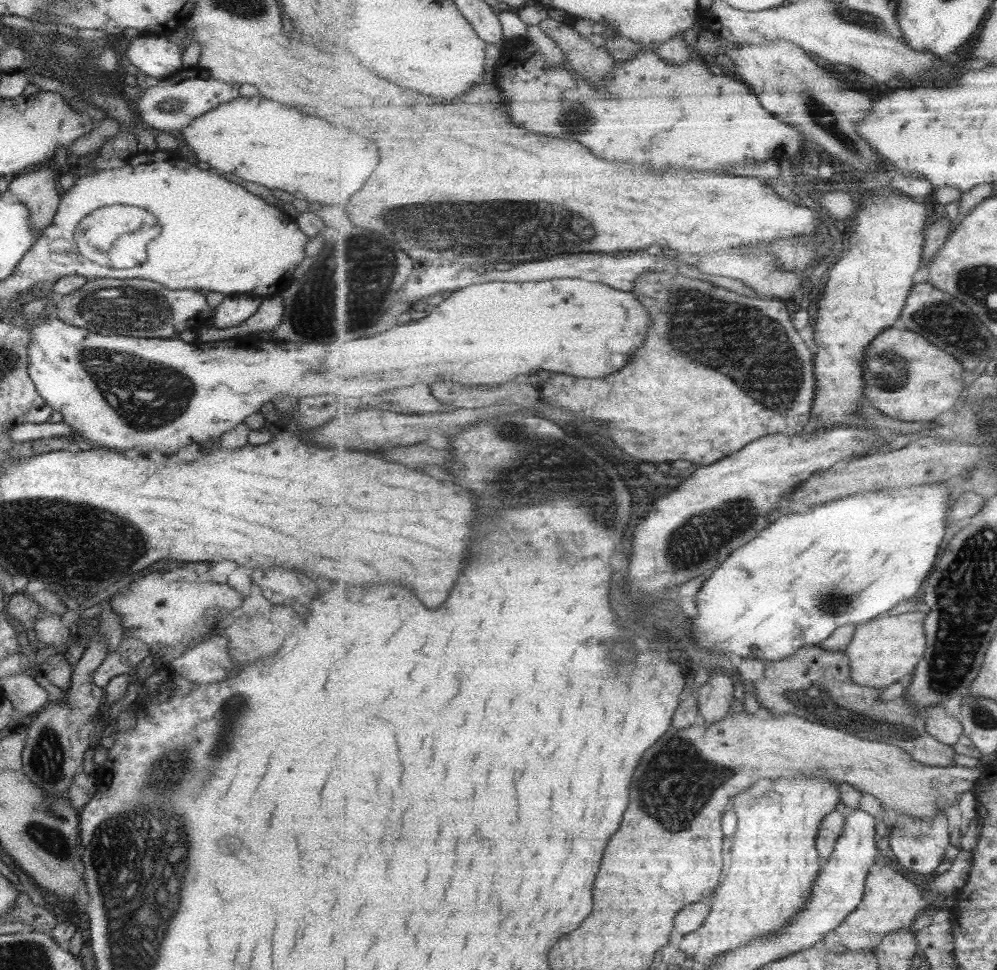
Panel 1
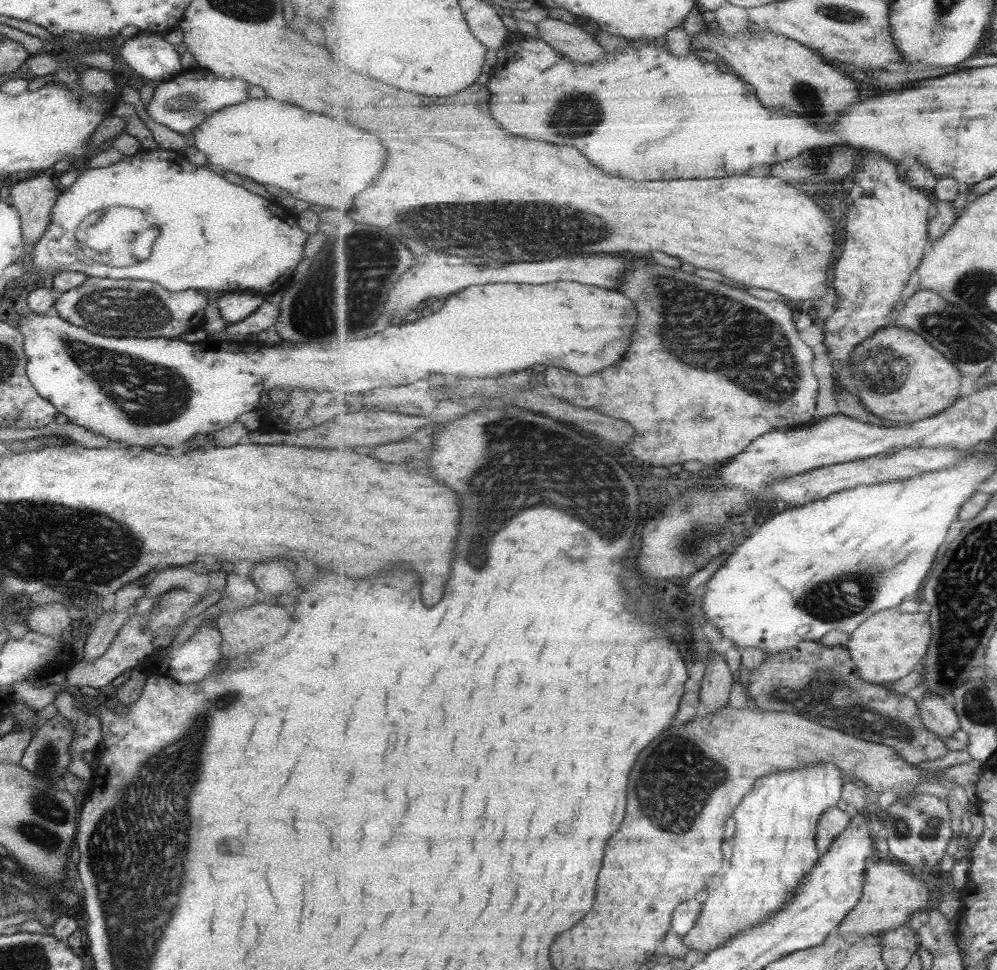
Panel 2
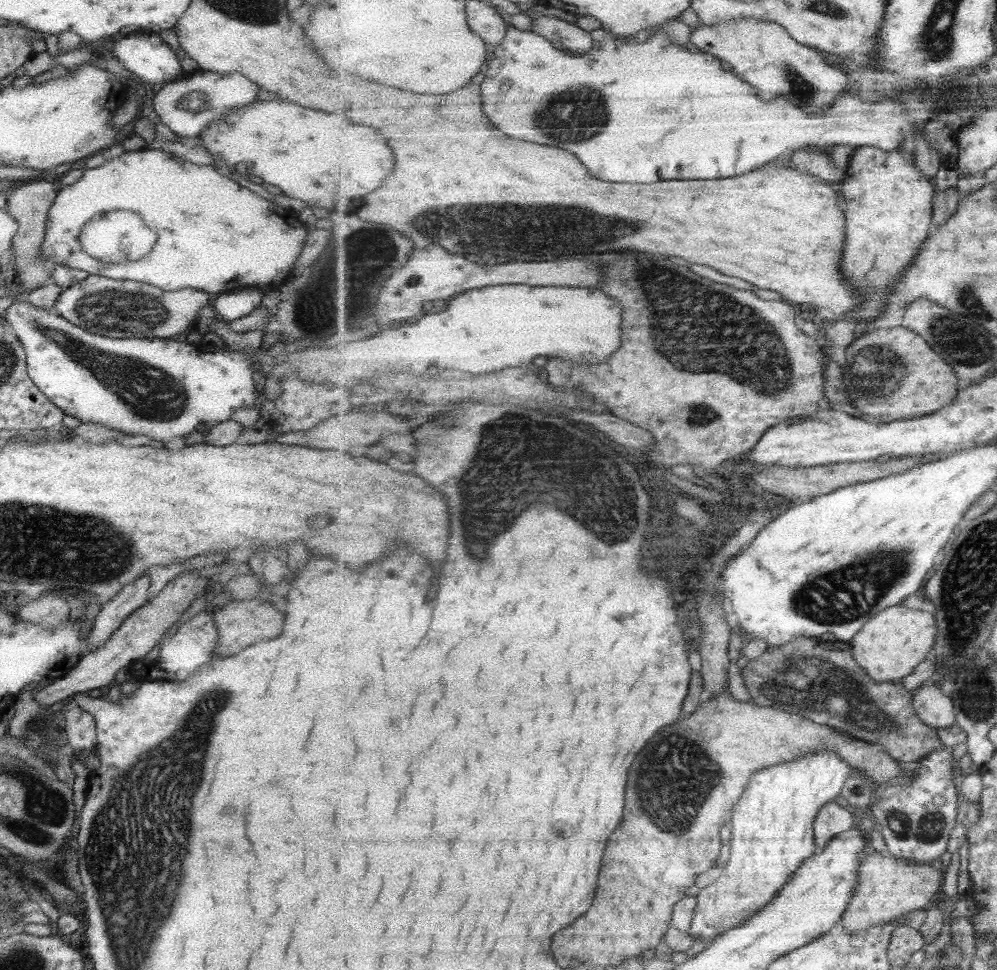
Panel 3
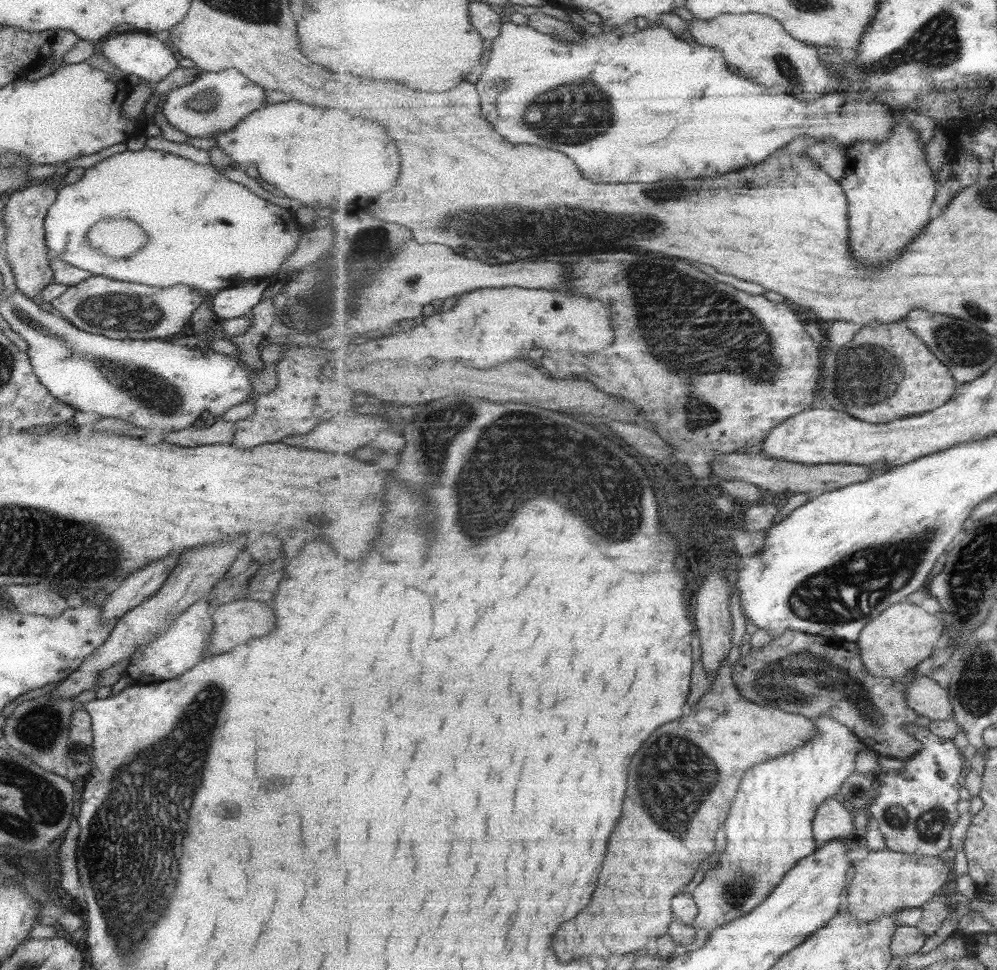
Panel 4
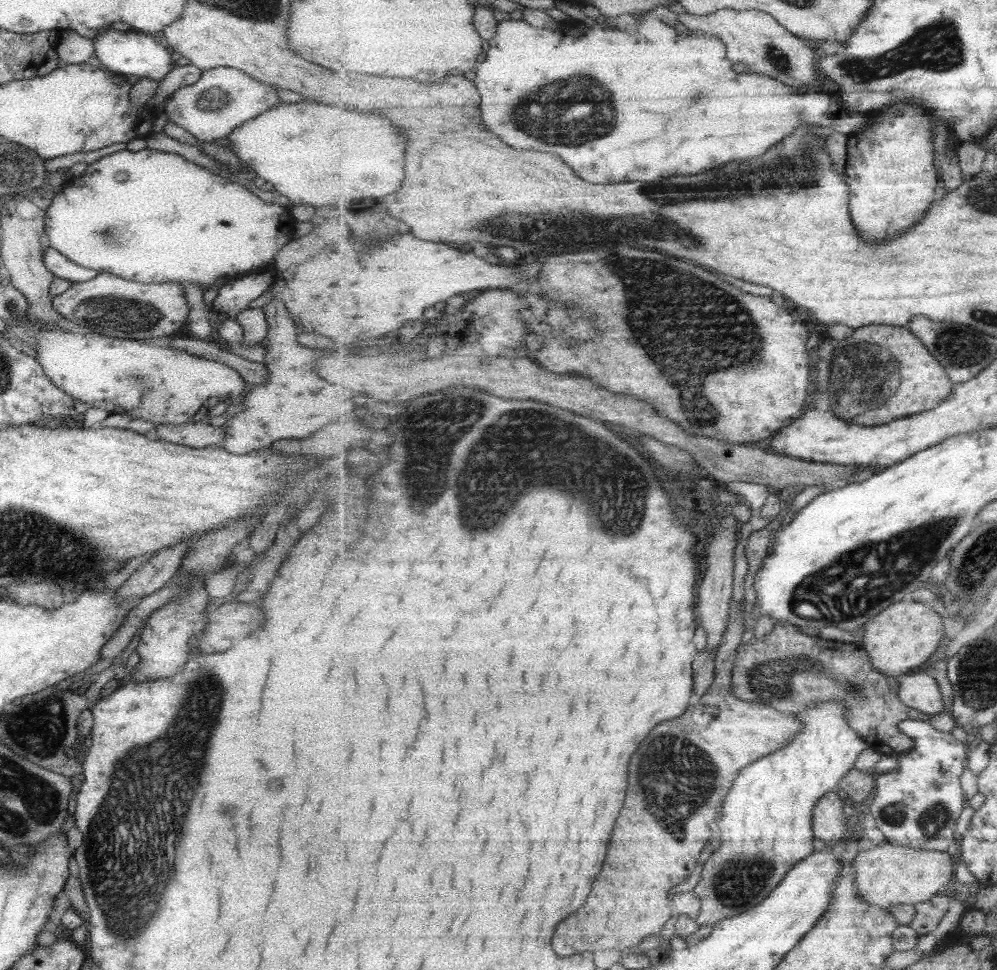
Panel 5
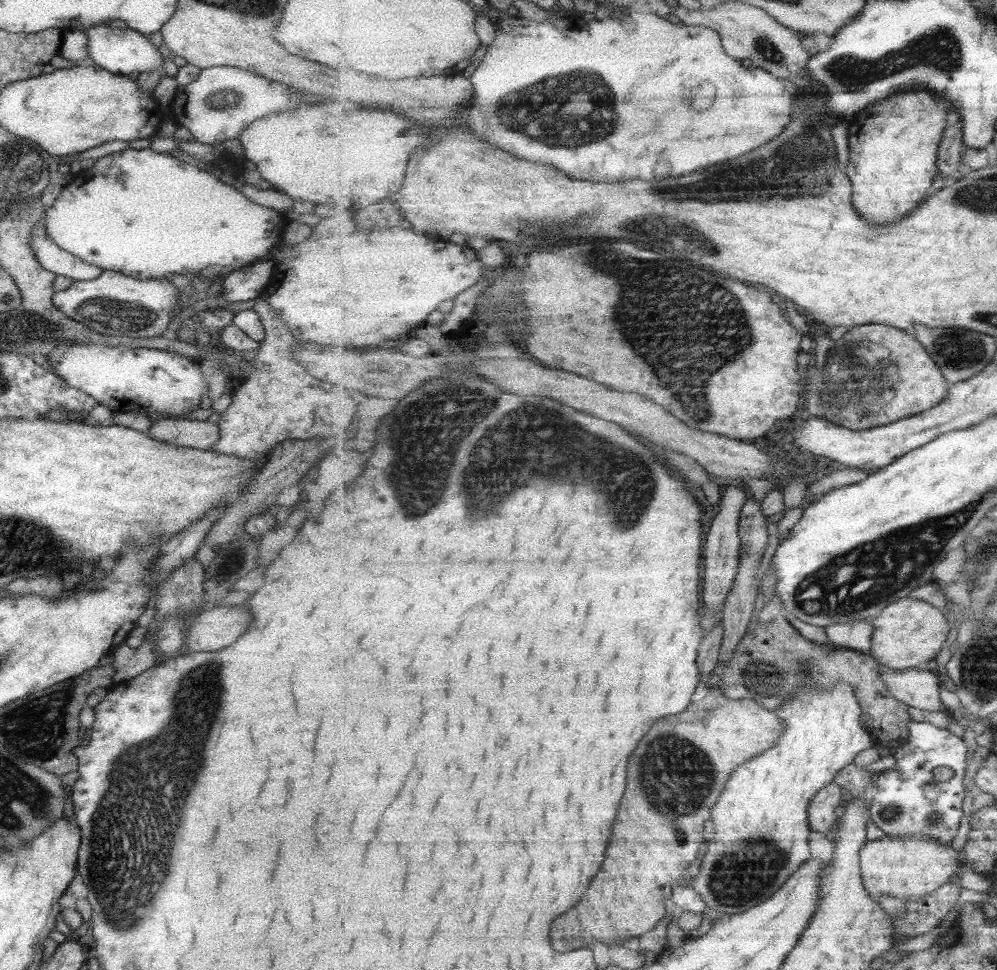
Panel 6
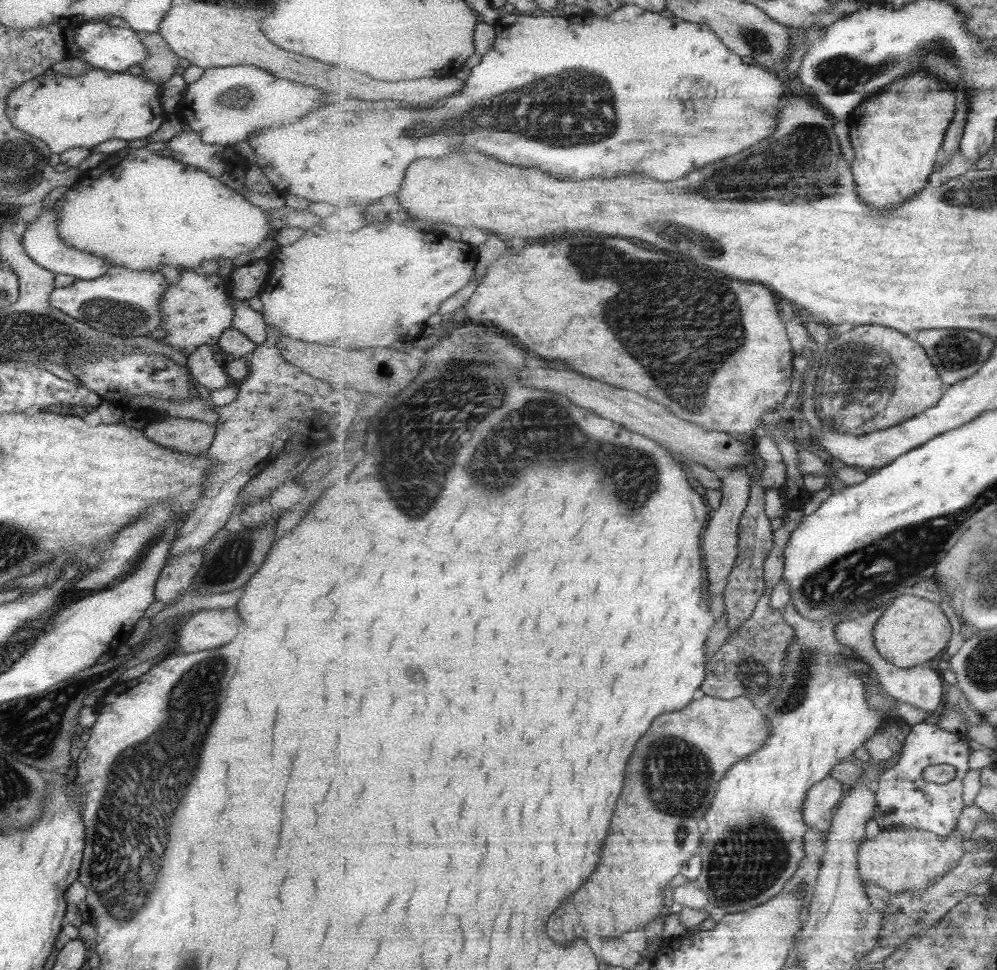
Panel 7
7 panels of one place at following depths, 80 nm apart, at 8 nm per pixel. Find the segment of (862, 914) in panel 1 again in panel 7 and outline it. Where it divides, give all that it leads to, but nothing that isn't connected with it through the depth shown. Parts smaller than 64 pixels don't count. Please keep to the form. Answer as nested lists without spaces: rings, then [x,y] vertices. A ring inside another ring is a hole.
[[[915,826],[881,828],[875,837],[864,838],[858,854],[859,872],[861,878],[886,888],[891,894],[920,890],[935,884],[953,870],[968,848],[968,836],[963,835],[959,828],[955,828],[949,836],[939,836]]]

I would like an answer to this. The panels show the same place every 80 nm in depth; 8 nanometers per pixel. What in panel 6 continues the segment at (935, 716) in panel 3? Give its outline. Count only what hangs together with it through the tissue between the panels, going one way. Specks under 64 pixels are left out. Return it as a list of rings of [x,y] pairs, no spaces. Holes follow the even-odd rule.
[[[883,664],[881,668],[884,681],[901,702],[919,710],[945,710],[939,696],[940,674],[930,672],[925,667],[895,670]]]

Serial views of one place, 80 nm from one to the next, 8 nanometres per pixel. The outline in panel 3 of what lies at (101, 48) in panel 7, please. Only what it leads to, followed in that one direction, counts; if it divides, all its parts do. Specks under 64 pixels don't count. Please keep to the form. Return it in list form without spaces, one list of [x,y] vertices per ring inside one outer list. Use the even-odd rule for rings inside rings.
[[[133,32],[115,37],[113,42],[115,58],[148,88],[173,82],[183,73],[175,51],[162,42],[156,33]]]

